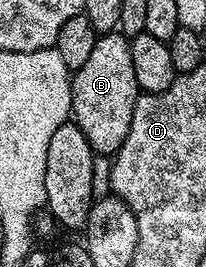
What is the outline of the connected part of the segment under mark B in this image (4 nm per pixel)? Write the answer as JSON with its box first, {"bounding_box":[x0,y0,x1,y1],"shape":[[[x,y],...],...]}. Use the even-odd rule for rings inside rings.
{"bounding_box":[71,32,141,157],"shape":[[[122,32],[102,33],[96,39],[93,51],[89,54],[89,62],[85,66],[74,69],[71,78],[71,116],[73,123],[85,134],[89,146],[100,157],[114,157],[119,147],[125,142],[129,134],[129,122],[133,122],[133,106],[141,95],[137,86],[137,78],[133,75],[133,54],[131,53],[131,41]]]}

